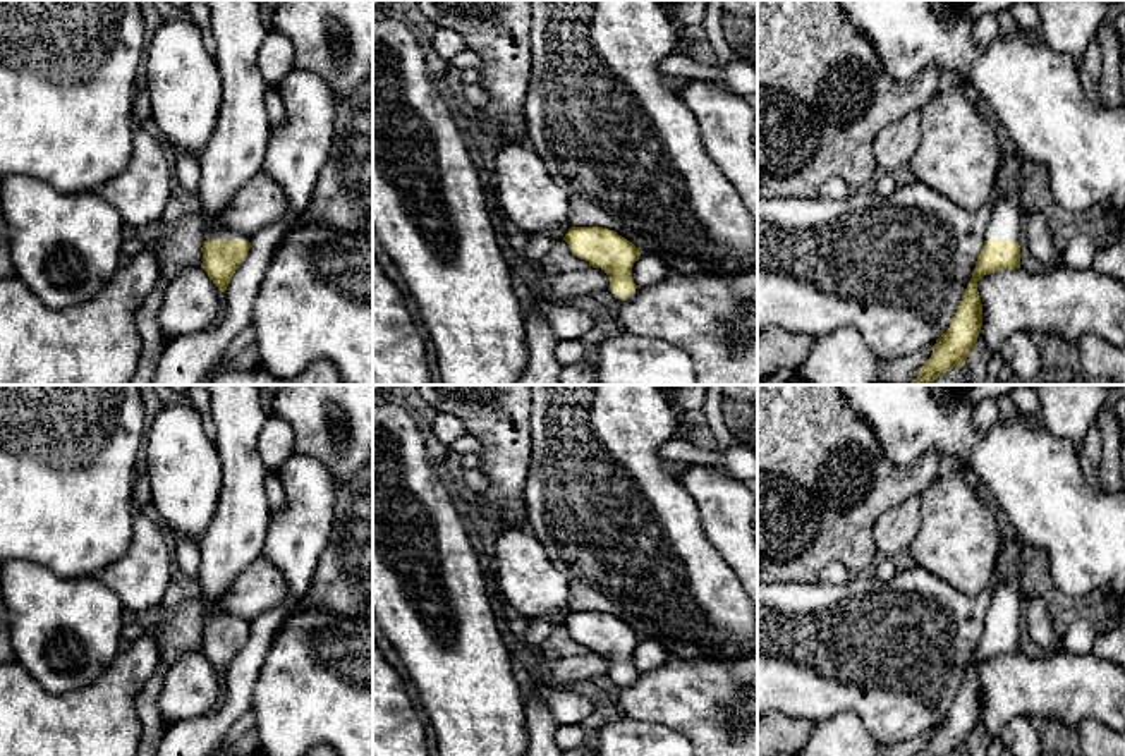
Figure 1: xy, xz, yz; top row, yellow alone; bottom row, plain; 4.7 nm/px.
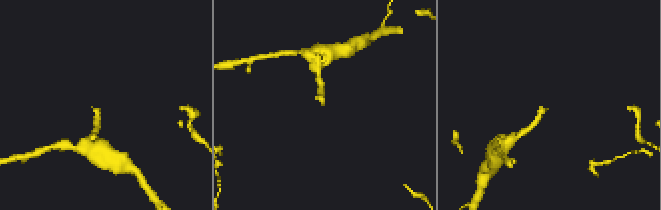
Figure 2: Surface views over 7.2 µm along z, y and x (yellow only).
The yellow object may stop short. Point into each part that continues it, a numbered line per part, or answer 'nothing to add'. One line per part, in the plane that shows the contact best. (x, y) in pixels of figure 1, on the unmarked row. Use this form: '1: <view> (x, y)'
1: xy (234, 540)

